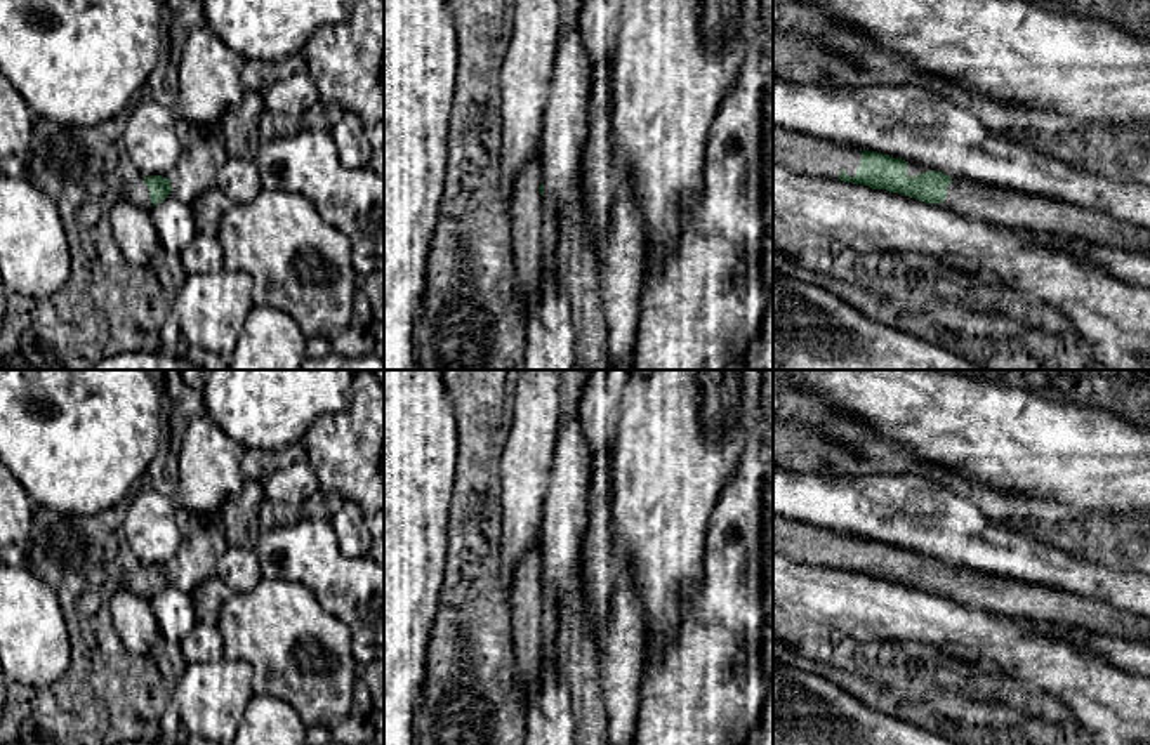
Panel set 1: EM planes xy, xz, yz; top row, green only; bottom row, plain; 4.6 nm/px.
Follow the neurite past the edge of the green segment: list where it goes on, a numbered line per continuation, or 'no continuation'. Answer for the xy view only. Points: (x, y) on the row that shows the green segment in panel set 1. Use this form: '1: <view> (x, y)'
1: xy (136, 191)

